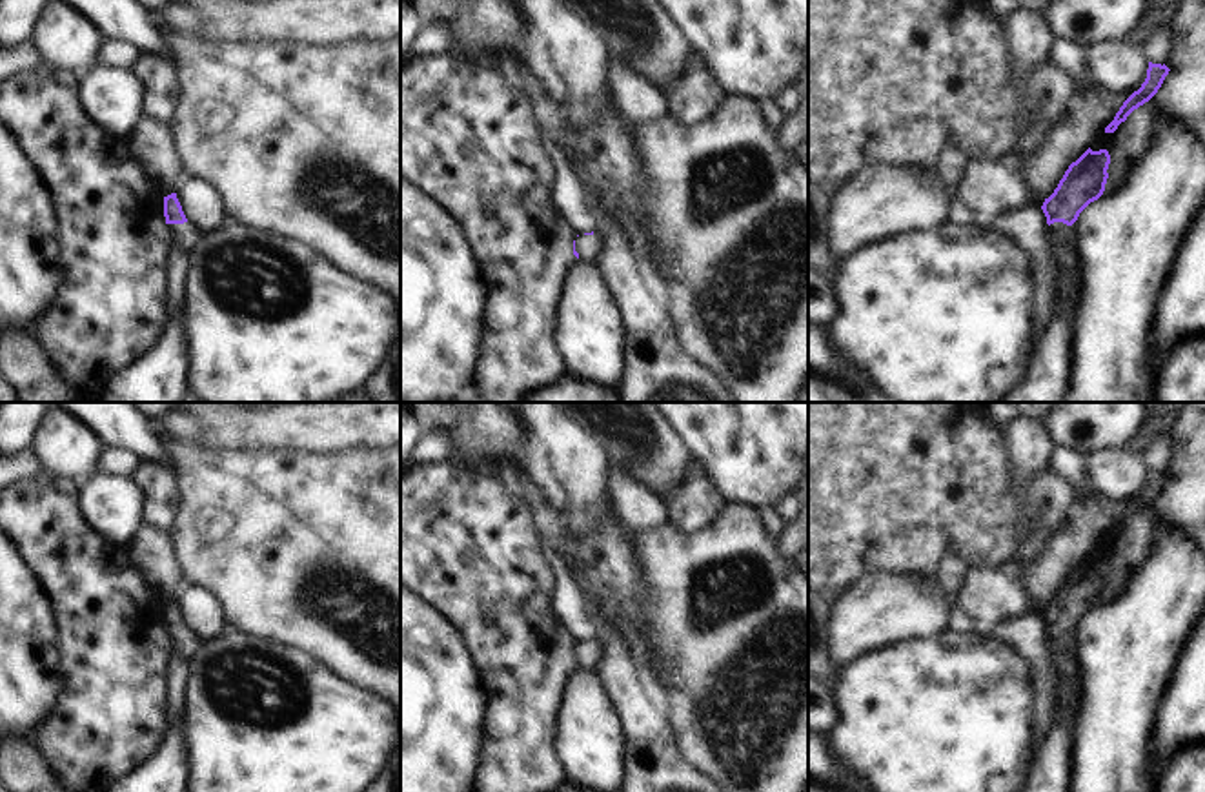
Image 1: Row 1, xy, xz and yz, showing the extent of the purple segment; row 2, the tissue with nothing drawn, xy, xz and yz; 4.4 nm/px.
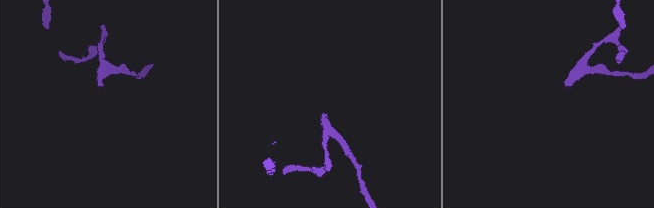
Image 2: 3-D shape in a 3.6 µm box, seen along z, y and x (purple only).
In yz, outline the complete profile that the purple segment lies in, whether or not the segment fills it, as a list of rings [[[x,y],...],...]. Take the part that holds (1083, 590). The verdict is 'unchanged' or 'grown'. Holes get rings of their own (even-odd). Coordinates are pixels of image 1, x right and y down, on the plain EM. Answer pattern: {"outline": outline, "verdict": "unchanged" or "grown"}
{"outline": [[[1089,555],[1068,574],[1054,601],[1041,614],[1048,637],[1059,643],[1072,639],[1079,621],[1103,603],[1109,572],[1107,557],[1092,559]]], "verdict": "grown"}

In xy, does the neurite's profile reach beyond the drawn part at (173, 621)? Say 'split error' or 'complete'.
split error

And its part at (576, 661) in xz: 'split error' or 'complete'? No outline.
split error

